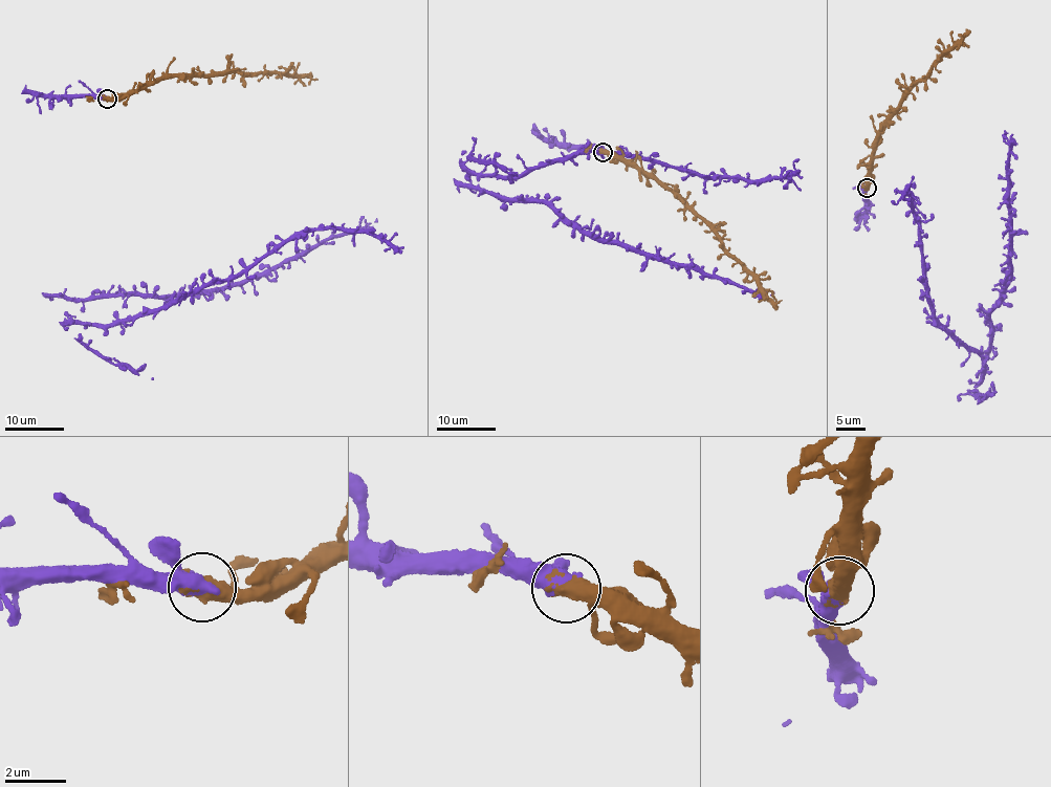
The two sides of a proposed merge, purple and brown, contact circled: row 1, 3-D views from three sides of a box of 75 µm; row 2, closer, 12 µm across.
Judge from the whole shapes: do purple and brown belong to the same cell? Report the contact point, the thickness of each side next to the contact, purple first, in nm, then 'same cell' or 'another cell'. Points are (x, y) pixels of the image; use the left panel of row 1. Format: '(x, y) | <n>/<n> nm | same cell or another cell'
(107, 99) | 440/600 nm | same cell

